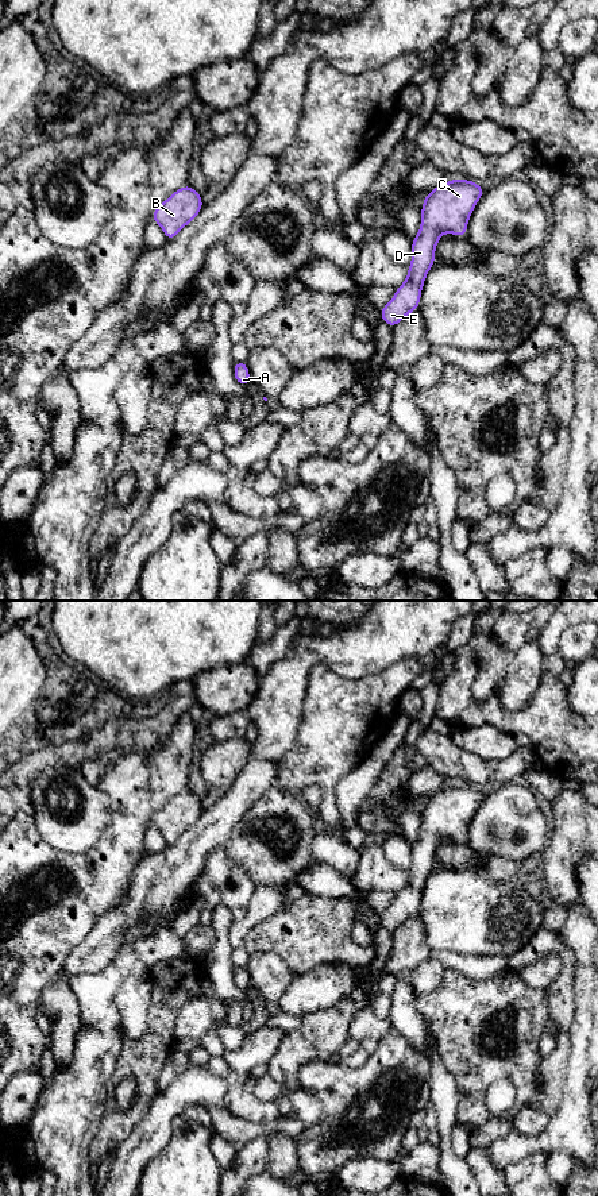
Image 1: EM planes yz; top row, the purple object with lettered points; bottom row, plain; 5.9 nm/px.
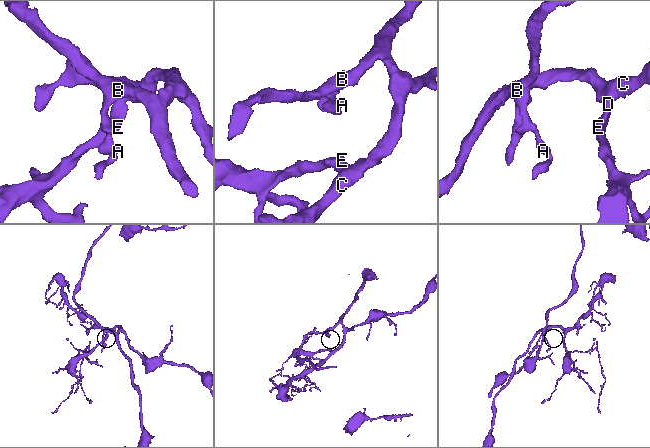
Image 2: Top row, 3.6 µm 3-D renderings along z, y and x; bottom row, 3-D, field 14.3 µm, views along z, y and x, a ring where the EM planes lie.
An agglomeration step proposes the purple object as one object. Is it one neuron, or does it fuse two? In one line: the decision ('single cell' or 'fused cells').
single cell

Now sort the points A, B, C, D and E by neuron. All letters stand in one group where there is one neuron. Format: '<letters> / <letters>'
A B C D E

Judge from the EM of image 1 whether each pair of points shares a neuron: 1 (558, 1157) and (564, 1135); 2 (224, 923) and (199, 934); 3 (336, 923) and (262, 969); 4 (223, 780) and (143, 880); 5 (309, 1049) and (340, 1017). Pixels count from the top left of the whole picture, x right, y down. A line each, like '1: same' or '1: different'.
1: different
2: different
3: different
4: different
5: same

